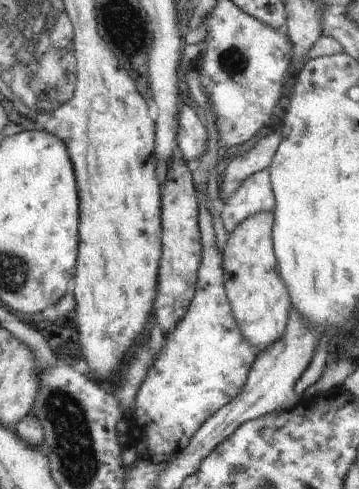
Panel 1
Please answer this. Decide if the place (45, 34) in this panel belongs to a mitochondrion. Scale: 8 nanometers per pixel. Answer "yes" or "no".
yes

